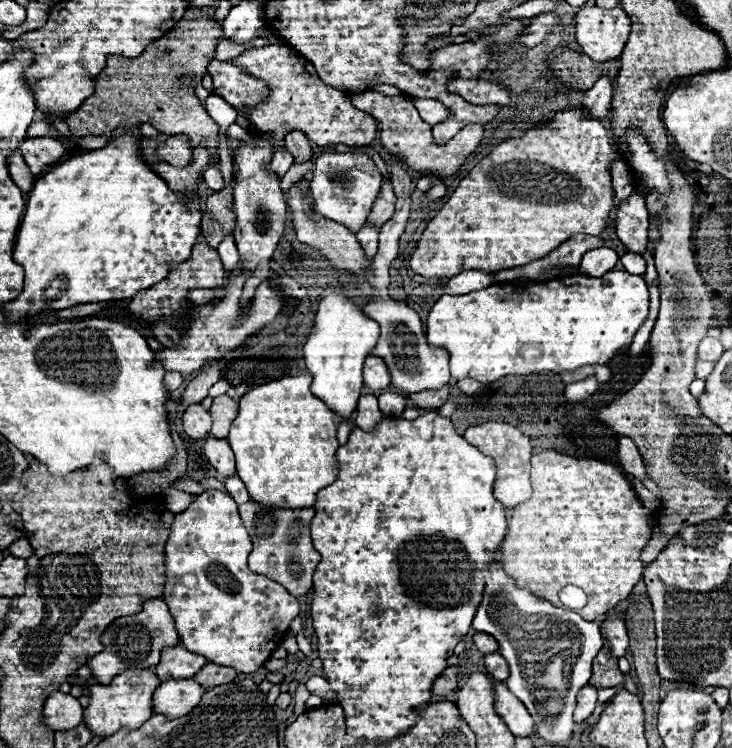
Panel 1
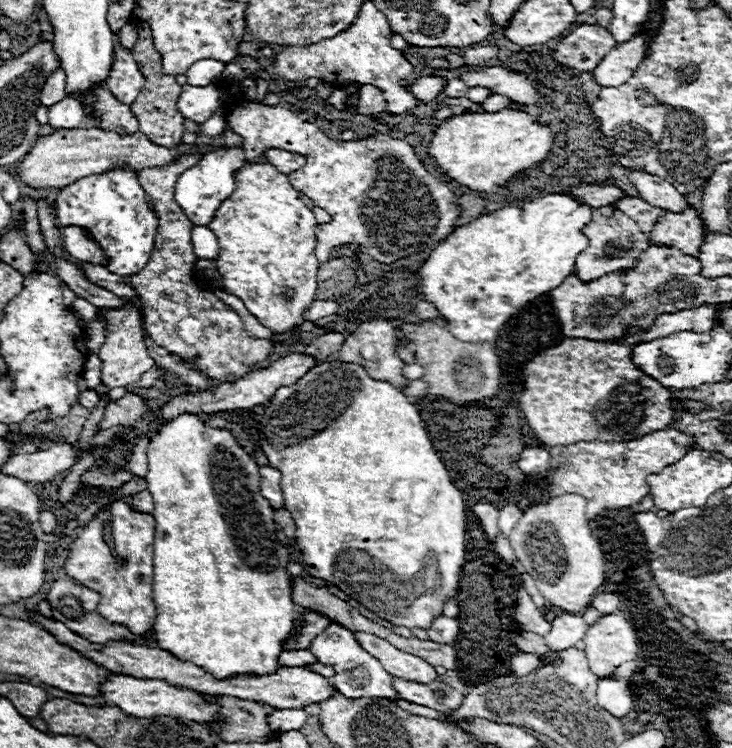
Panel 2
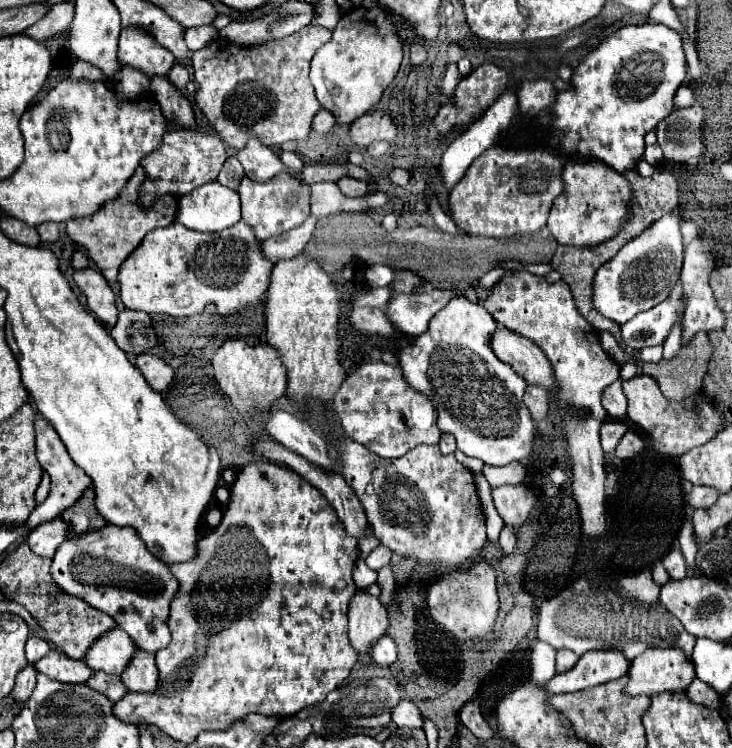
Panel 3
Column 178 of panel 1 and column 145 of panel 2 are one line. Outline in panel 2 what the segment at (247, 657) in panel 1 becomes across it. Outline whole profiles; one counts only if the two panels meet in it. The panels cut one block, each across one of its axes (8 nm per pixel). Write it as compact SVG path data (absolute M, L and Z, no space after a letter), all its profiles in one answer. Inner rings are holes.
M116 500L108 508L98 510L96 516L82 528L82 532L70 544L70 552L64 562L64 570L70 578L76 578L78 584L102 594L98 614L110 622L124 624L132 634L138 636L148 634L156 622L156 606L152 594L154 530L156 520L152 514L132 510L126 502ZM106 526L112 528L114 548L110 548L104 540ZM116 556L122 558L122 562L118 562Z

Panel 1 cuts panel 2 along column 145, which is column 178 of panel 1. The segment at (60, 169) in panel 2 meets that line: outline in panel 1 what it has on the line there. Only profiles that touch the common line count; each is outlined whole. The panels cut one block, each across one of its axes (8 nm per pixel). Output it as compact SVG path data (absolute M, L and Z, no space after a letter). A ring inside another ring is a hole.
M184 134L170 136L164 144L160 144L158 154L160 158L168 160L168 164L178 168L186 168L192 164L192 146Z

